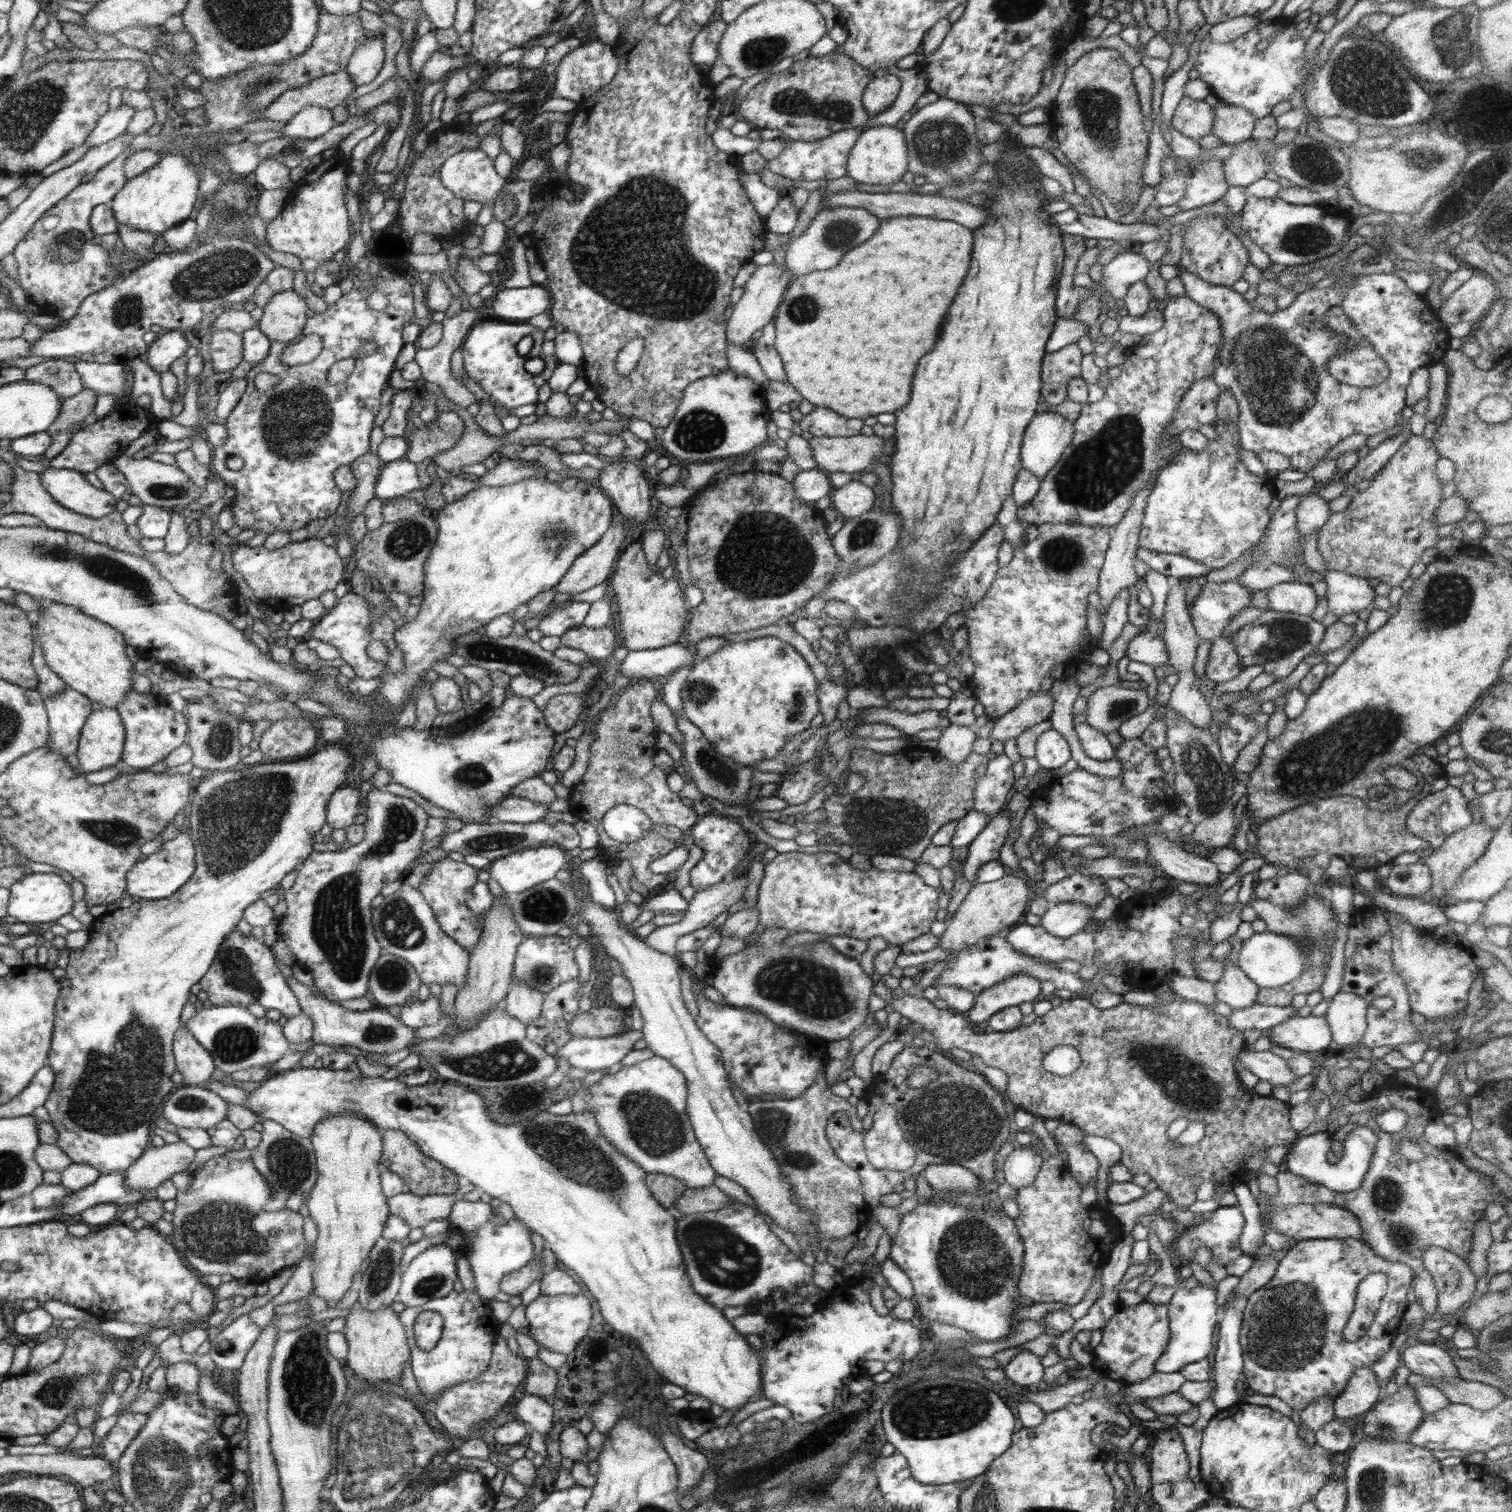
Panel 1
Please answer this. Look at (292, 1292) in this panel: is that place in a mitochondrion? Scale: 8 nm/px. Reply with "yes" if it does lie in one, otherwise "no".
no

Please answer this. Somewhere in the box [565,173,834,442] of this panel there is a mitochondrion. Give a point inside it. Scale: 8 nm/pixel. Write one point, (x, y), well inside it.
(802, 301)

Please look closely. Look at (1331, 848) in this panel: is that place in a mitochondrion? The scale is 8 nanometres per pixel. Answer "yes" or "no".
no

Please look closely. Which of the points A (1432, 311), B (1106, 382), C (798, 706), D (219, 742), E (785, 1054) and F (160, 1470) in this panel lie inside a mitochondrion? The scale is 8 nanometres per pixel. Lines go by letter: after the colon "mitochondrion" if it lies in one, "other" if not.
A: other
B: other
C: mitochondrion
D: mitochondrion
E: other
F: mitochondrion

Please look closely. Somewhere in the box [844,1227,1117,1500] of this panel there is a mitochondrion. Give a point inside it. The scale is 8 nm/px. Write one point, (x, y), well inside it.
(911, 1426)

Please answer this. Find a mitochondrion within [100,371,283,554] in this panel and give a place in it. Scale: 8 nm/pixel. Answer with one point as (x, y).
(160, 490)

